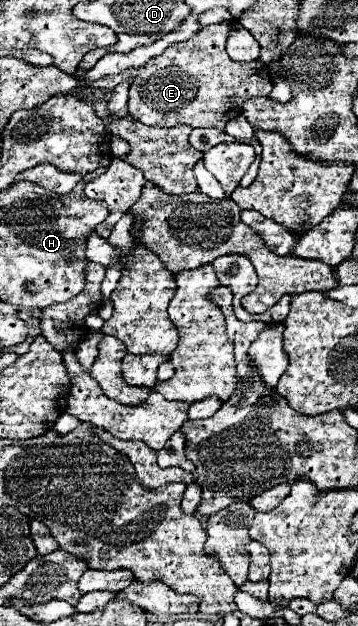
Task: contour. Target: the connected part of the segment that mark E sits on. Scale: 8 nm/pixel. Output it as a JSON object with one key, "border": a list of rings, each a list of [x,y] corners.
{"border":[[[229,23],[205,25],[189,41],[167,47],[163,55],[139,67],[129,87],[129,115],[145,125],[187,123],[191,127],[215,127],[223,131],[227,121],[241,113],[245,99],[269,95],[273,89],[269,67],[265,79],[265,65],[259,61],[237,63],[227,57],[225,41],[229,29]]]}

